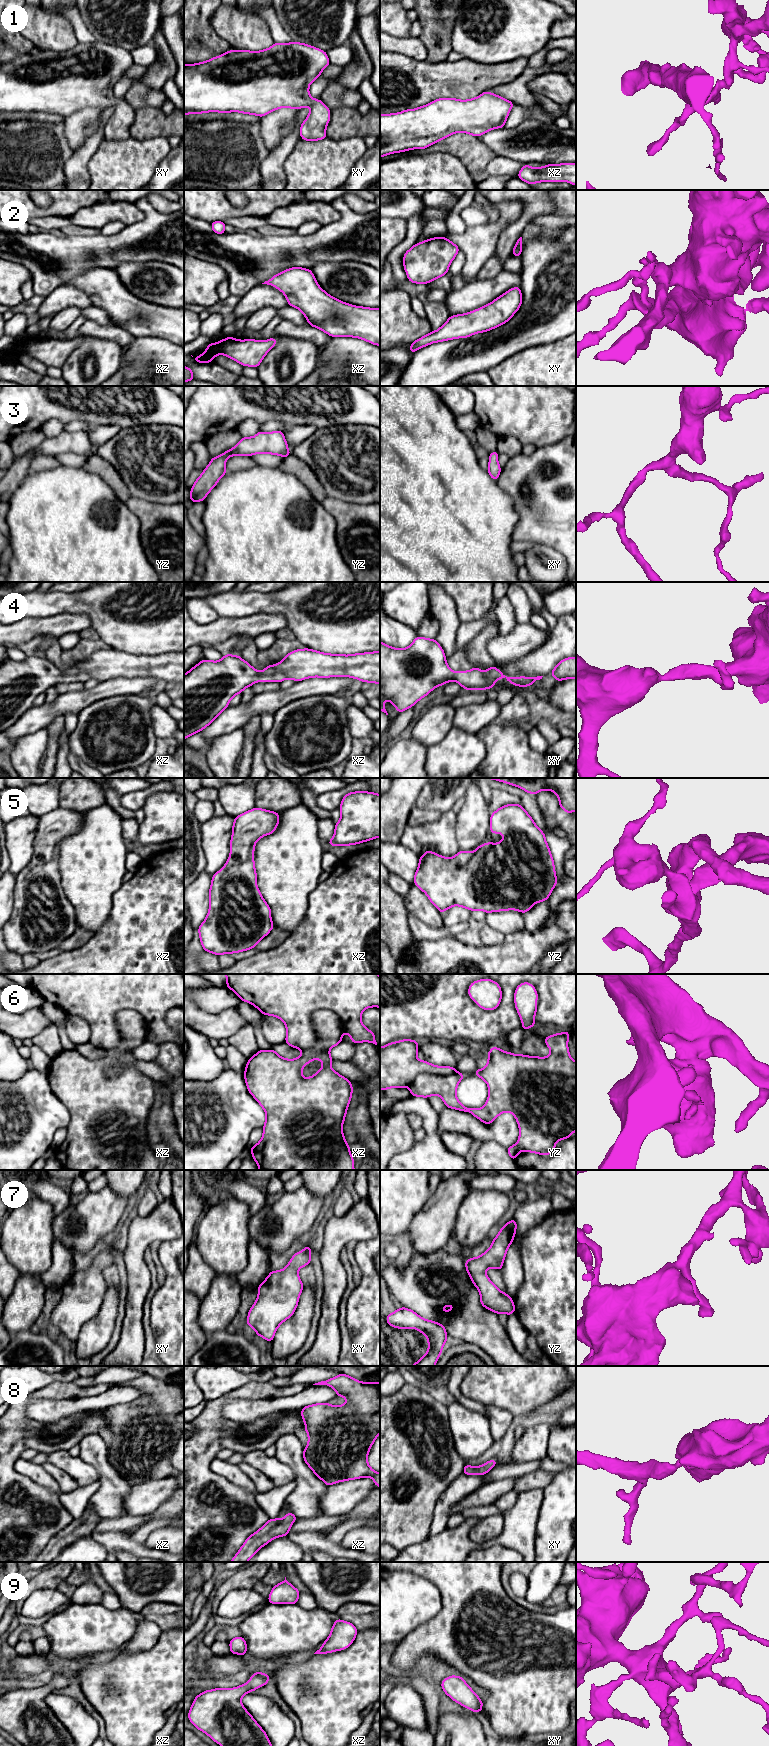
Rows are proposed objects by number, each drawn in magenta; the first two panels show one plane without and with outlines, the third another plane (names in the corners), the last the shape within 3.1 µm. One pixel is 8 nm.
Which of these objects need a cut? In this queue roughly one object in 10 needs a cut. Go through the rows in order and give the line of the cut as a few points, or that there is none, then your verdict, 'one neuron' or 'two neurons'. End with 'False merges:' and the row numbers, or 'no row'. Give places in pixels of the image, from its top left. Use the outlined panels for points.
1: no cut | one neuron
2: no cut | one neuron
3: no cut | one neuron
4: no cut | one neuron
5: no cut | one neuron
6: no cut | one neuron
7: no cut | one neuron
8: no cut | one neuron
9: no cut | one neuron
False merges: no row

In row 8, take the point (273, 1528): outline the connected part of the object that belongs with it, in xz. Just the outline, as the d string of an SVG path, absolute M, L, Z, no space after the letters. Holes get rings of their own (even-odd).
M288 1512L283 1519L269 1519L259 1530L251 1534L230 1562L247 1562L257 1551L277 1537L287 1536L298 1518Z

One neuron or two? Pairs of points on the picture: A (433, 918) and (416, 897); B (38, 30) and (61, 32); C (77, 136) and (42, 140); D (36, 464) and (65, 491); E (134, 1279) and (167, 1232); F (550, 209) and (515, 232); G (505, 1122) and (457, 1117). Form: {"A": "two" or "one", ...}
{"A": "one", "B": "one", "C": "two", "D": "two", "E": "one", "F": "one", "G": "one"}

